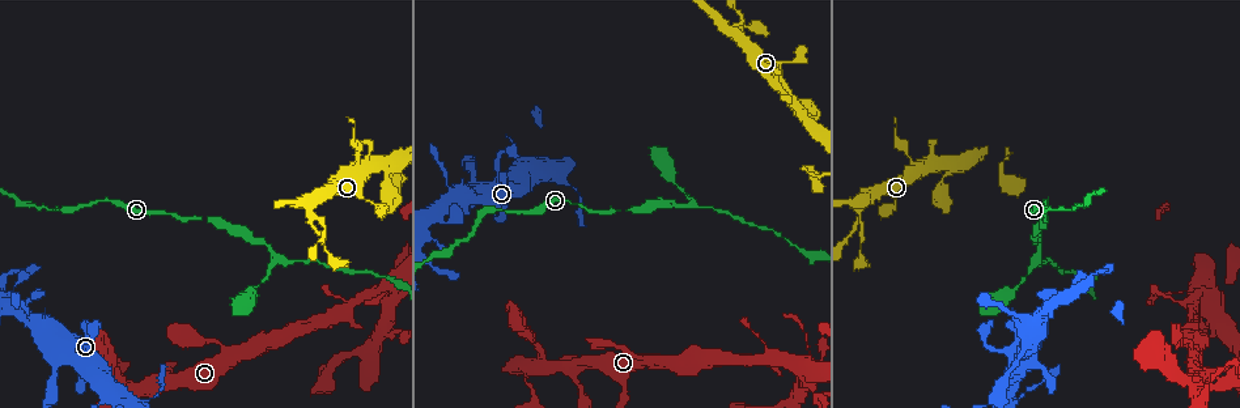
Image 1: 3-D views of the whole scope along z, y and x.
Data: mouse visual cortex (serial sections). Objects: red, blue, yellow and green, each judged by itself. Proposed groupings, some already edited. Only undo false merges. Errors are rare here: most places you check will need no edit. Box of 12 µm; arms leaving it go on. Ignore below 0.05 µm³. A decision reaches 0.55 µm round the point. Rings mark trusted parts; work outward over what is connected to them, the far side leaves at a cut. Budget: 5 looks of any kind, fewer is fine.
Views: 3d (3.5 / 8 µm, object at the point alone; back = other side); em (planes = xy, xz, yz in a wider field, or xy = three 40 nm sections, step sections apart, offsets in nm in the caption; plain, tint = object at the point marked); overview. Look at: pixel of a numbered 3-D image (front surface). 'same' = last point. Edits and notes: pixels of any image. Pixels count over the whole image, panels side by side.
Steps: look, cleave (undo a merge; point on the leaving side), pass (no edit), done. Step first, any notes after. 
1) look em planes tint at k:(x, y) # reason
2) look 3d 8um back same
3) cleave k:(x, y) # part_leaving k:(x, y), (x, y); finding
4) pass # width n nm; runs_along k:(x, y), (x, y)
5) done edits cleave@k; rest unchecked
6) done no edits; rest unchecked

look 3d 3.5um at 1:(1038, 257) # branch point

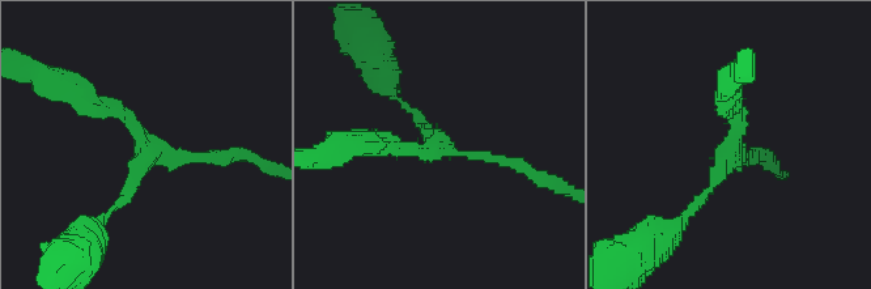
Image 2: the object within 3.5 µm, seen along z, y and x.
look em planes tint at 2:(142, 142) # need the tissue

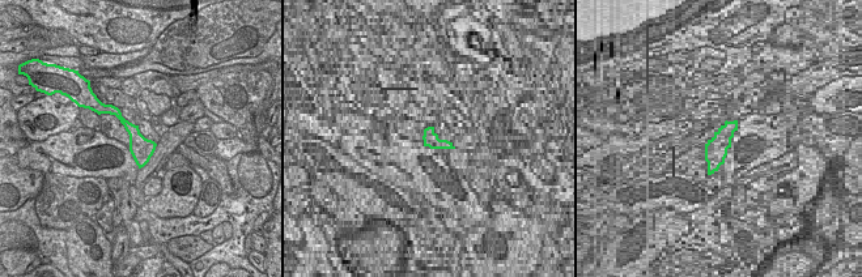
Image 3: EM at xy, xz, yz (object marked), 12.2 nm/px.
pass # runs_along 3:(109, 107), (134, 131), (141, 162); all the same cell

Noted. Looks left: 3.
look 3d 3.5um at 1:(862, 205) # two arms at a narrow angle

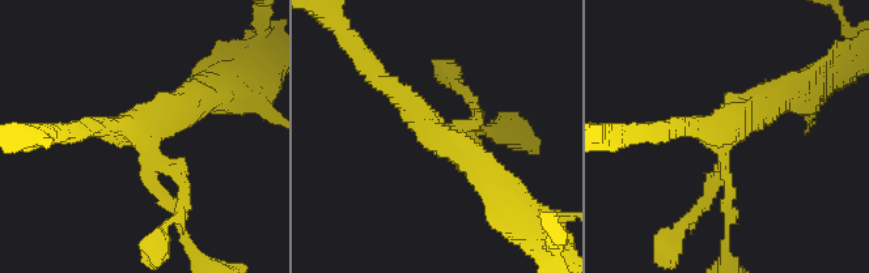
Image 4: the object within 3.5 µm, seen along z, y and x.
look em xy step 2 tint at 4:(440, 137) # arms 4; arm_widths 150, 150, 250, 400 nm; need the tissue

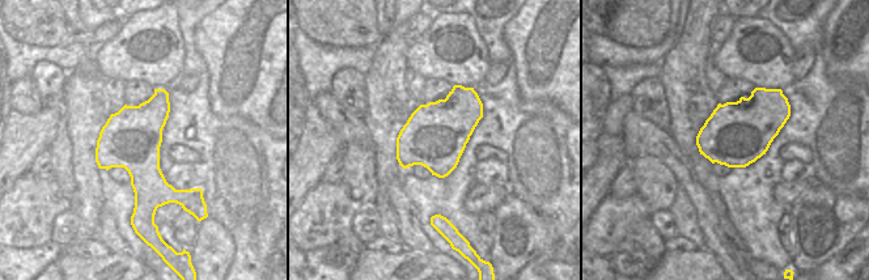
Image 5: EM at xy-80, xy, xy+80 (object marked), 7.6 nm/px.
pass # one cell here

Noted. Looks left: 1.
done no edits; rest unchecked

